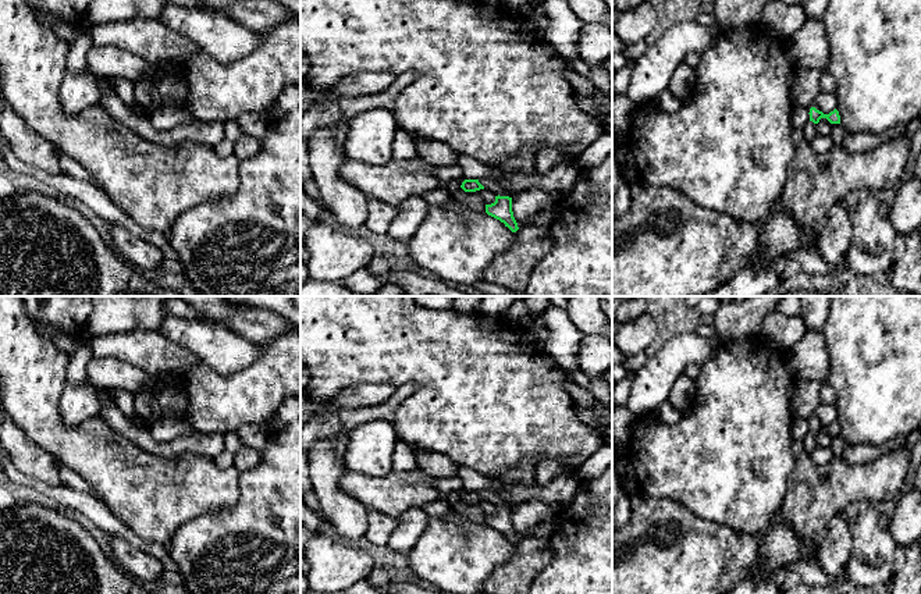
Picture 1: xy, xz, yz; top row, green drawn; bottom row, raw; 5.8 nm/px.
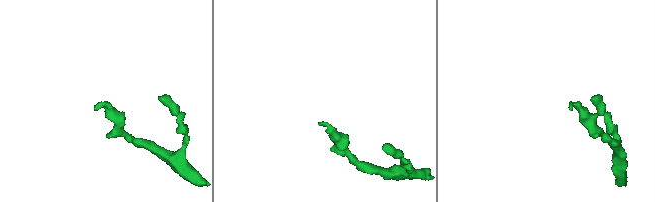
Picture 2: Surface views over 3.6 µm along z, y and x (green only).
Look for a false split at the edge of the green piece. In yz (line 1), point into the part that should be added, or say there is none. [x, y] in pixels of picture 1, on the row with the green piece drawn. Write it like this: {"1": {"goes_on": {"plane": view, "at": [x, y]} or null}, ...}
{"1": {"goes_on": null}}

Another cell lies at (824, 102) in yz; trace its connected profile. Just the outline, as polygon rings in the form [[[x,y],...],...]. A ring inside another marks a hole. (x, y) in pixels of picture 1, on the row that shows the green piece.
[[[821,90],[815,96],[814,107],[822,111],[824,114],[829,114],[836,109],[836,96]]]

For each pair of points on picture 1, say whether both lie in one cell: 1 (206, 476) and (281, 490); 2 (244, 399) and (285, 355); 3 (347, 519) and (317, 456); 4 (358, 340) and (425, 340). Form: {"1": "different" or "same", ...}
{"1": "different", "2": "same", "3": "same", "4": "same"}

